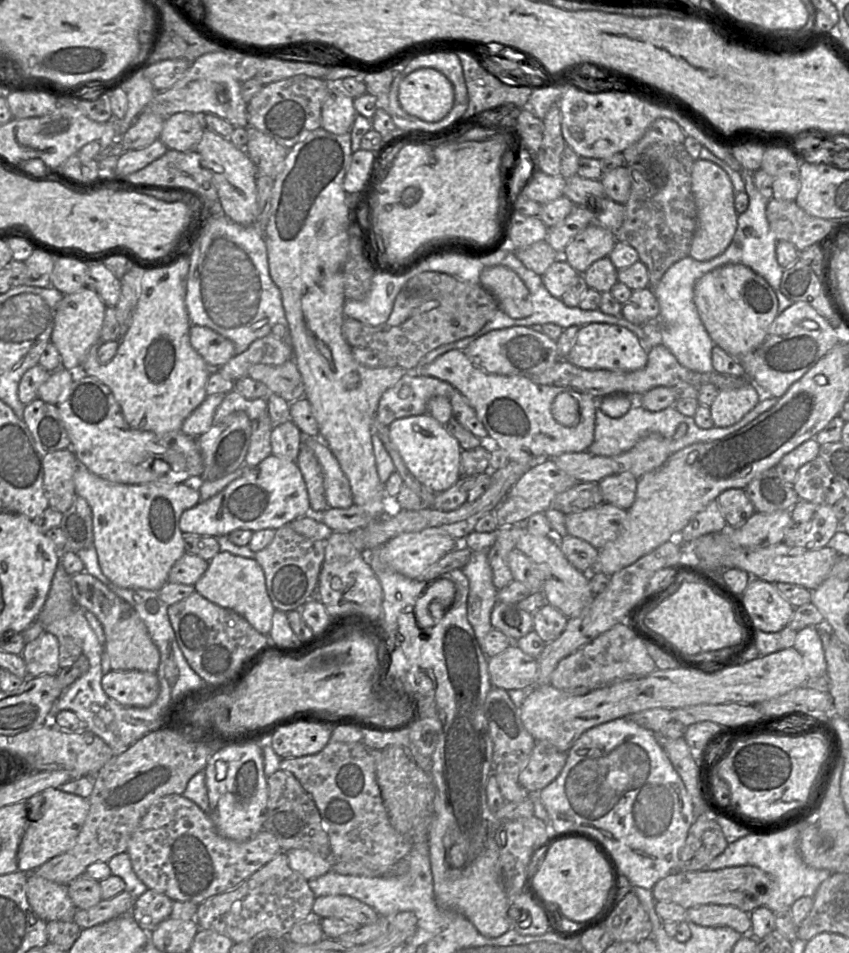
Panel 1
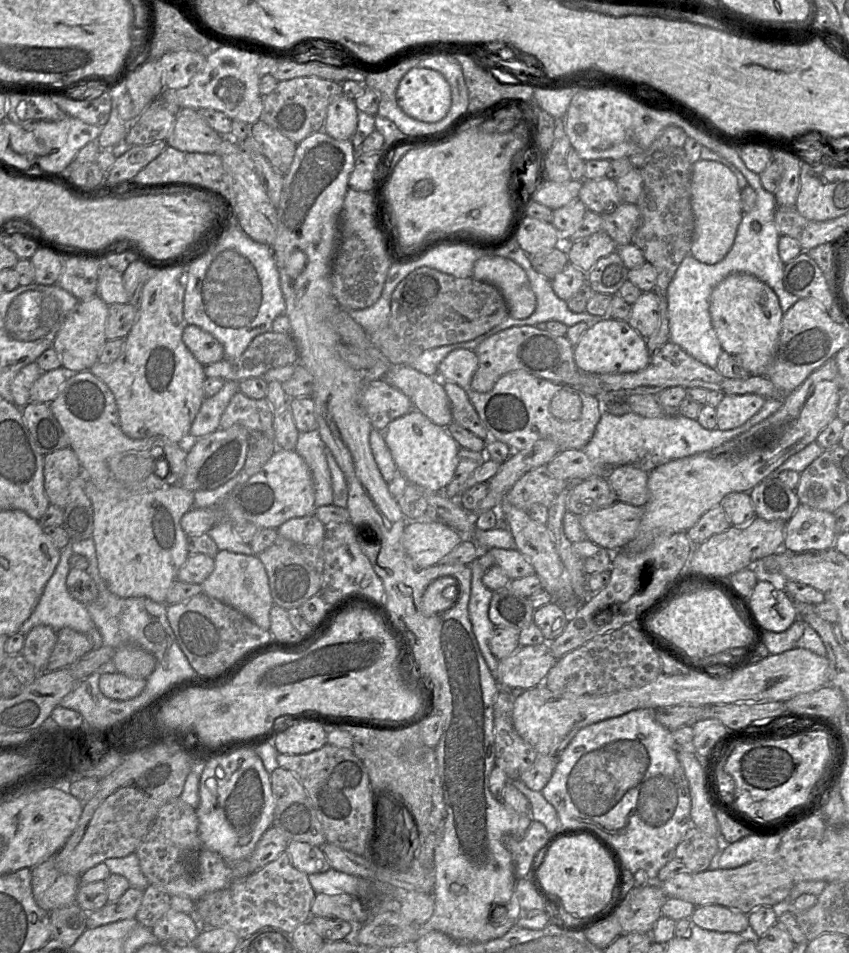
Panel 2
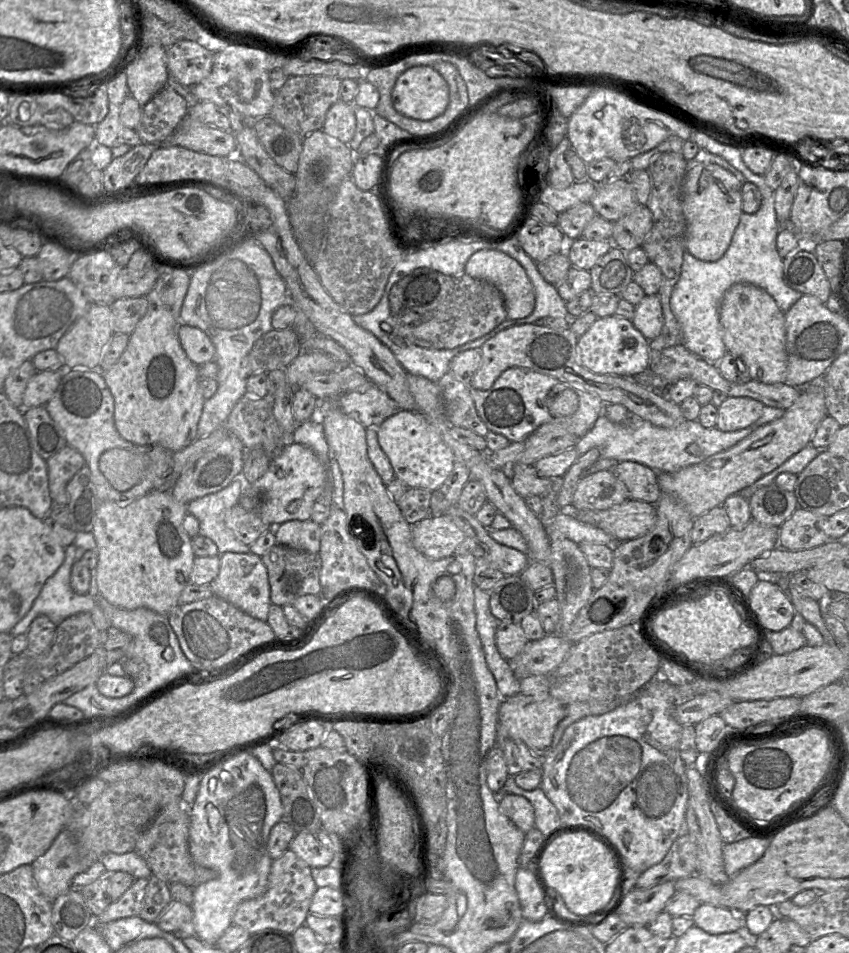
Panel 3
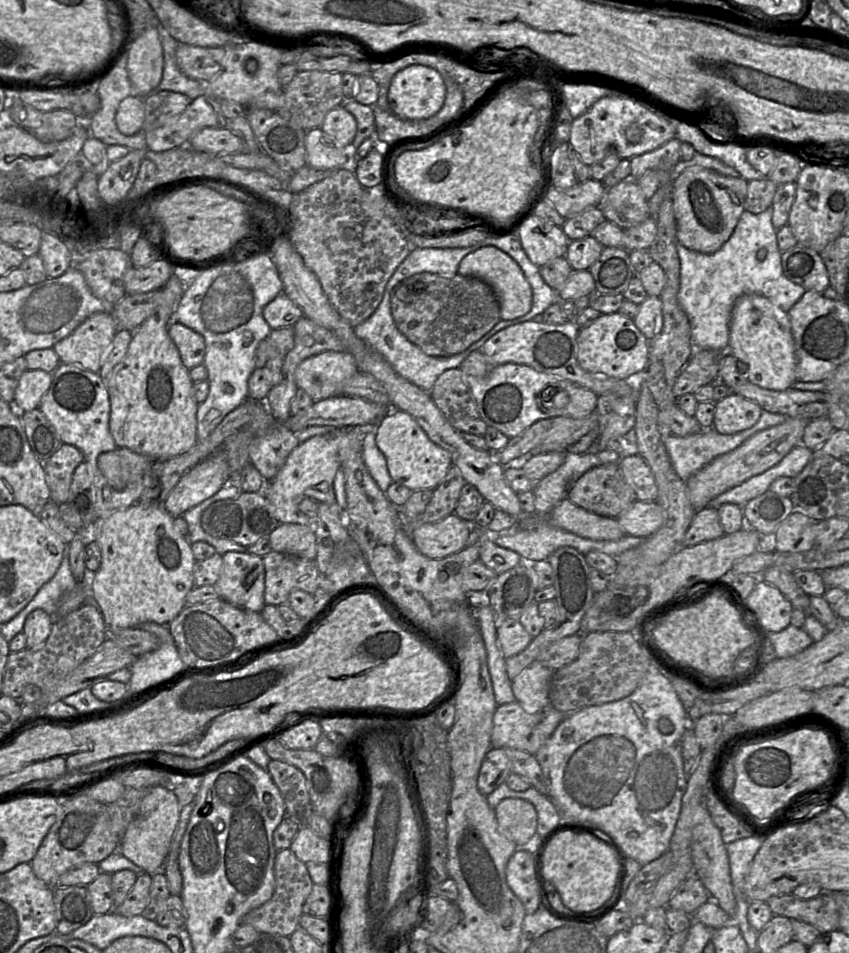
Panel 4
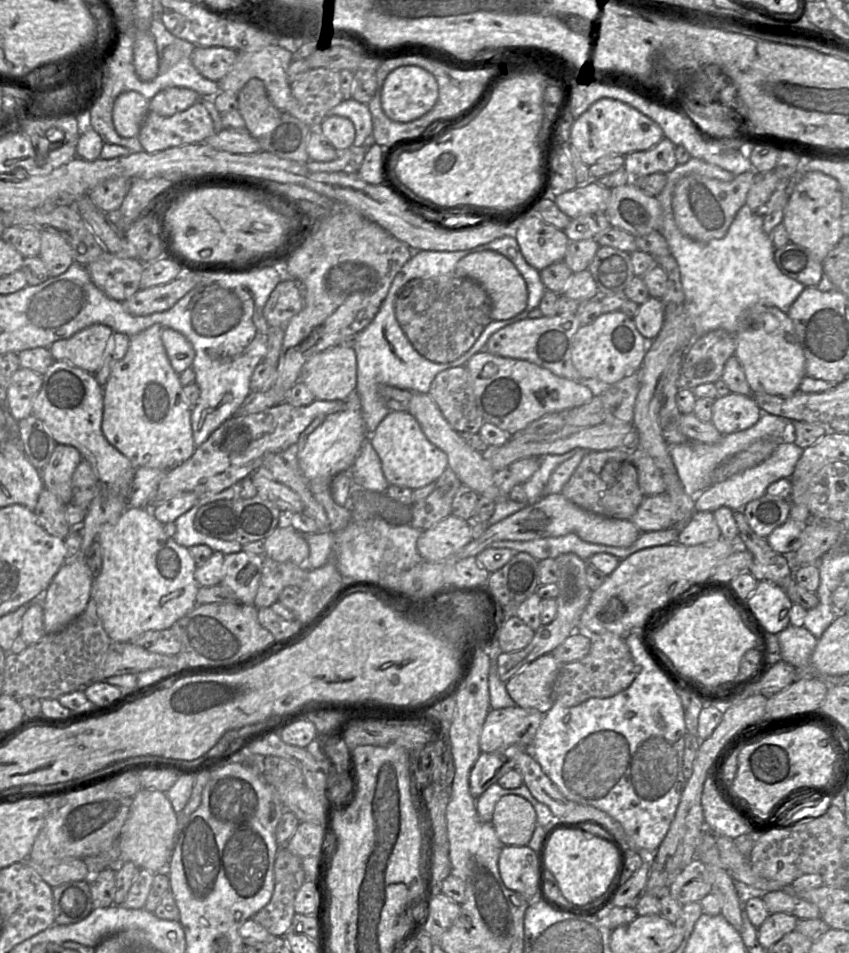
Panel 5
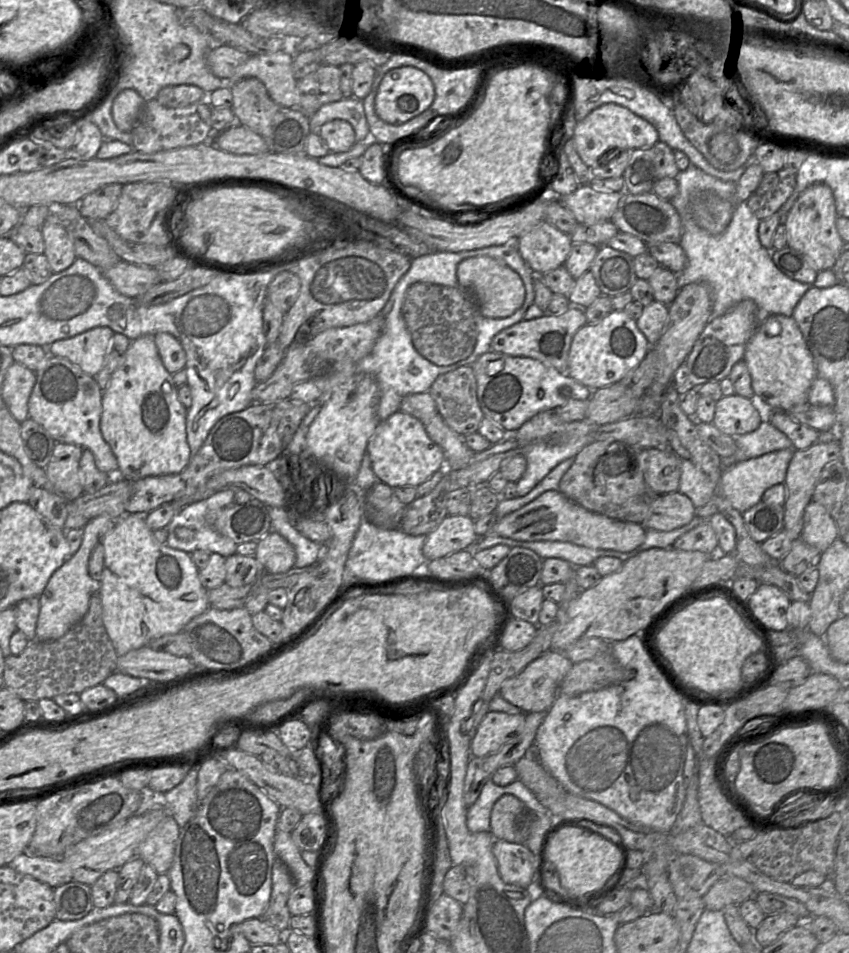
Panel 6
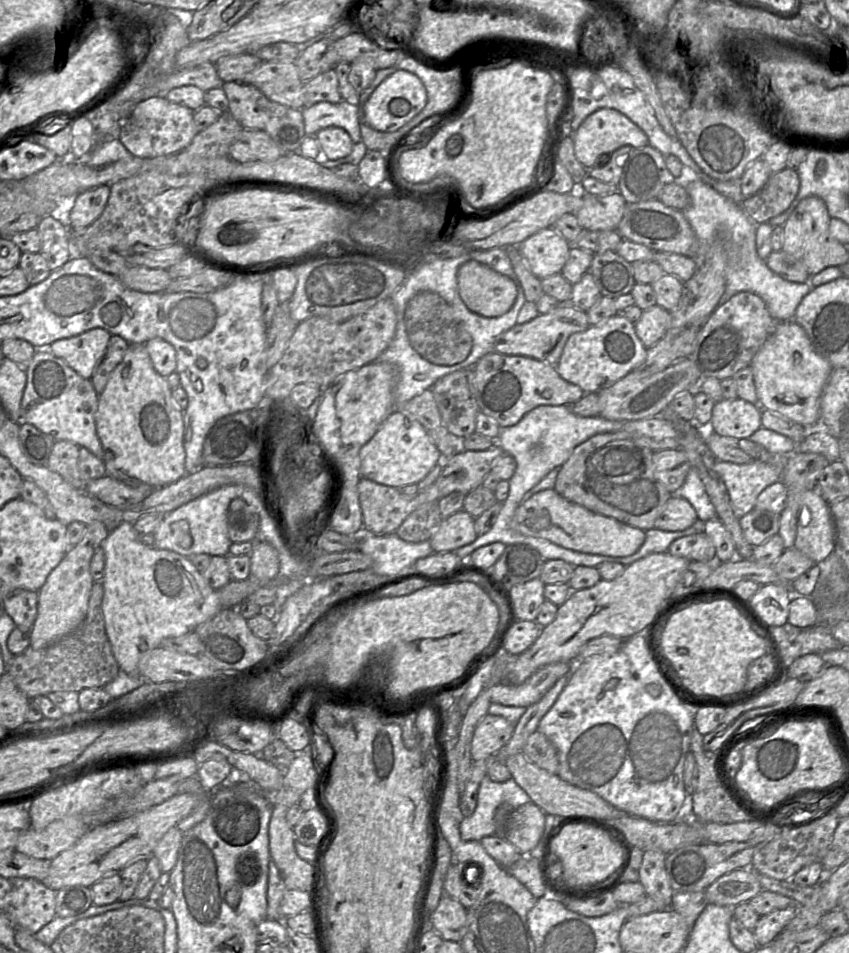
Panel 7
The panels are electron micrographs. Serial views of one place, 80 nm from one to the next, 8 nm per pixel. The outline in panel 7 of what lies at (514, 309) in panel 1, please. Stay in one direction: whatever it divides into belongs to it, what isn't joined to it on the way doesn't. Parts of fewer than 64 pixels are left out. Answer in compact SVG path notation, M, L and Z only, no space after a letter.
M475 260L459 268L457 283L460 298L467 308L486 318L506 314L517 297L513 280Z

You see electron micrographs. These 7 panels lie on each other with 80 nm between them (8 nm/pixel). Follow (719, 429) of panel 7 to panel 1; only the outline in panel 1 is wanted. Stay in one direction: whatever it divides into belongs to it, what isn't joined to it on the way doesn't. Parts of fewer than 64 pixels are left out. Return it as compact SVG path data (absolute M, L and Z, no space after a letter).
M750 382L738 389L720 390L710 406L716 427L729 427L738 423L756 405L771 395Z

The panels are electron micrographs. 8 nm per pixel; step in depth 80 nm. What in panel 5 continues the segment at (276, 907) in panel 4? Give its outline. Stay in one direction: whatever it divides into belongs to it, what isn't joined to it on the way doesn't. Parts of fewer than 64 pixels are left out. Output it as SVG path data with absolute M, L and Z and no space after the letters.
M280 847L274 861L274 890L268 904L252 919L271 935L285 937L295 915L294 899L306 881L300 857Z

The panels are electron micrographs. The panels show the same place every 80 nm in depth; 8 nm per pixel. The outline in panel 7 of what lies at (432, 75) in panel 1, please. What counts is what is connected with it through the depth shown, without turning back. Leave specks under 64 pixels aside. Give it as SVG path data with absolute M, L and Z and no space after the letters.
M397 70L384 79L362 105L362 120L381 132L394 132L413 119L427 103L424 84L415 74Z

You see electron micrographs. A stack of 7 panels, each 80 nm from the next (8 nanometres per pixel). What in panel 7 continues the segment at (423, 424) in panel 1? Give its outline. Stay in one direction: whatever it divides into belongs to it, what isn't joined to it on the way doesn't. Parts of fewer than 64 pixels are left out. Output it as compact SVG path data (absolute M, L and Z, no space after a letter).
M403 409L394 410L359 452L360 473L379 484L400 488L417 484L444 458L423 425Z

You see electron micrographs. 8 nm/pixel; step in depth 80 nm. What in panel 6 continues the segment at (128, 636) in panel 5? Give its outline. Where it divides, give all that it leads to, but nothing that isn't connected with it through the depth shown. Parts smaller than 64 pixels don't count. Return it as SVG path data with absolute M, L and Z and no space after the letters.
M125 514L102 539L104 564L101 580L96 584L102 603L102 620L117 656L146 646L152 639L176 634L209 607L208 590L202 585L191 555L159 543L146 525L145 515Z

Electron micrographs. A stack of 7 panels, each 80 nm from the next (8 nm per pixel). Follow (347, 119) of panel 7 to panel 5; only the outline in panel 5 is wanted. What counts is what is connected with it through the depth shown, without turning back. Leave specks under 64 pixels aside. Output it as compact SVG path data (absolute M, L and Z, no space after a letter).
M353 98L342 100L328 111L329 116L342 116L350 119L355 127L353 147L366 146L372 134L372 119L367 104L360 103Z

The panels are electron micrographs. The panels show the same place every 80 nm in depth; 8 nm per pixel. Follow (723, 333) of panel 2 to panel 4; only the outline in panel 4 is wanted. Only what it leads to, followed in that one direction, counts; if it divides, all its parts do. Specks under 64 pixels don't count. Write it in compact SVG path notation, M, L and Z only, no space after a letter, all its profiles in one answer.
M744 294L735 301L727 352L746 365L748 381L761 388L783 391L796 382L795 344L788 313L764 296Z

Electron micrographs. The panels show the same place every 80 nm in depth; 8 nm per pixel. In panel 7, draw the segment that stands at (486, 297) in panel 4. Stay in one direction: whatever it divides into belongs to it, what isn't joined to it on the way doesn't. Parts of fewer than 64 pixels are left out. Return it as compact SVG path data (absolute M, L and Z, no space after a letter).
M422 291L409 300L405 308L405 325L412 347L433 364L451 366L461 363L472 350L471 335L455 318L452 308L434 292Z

